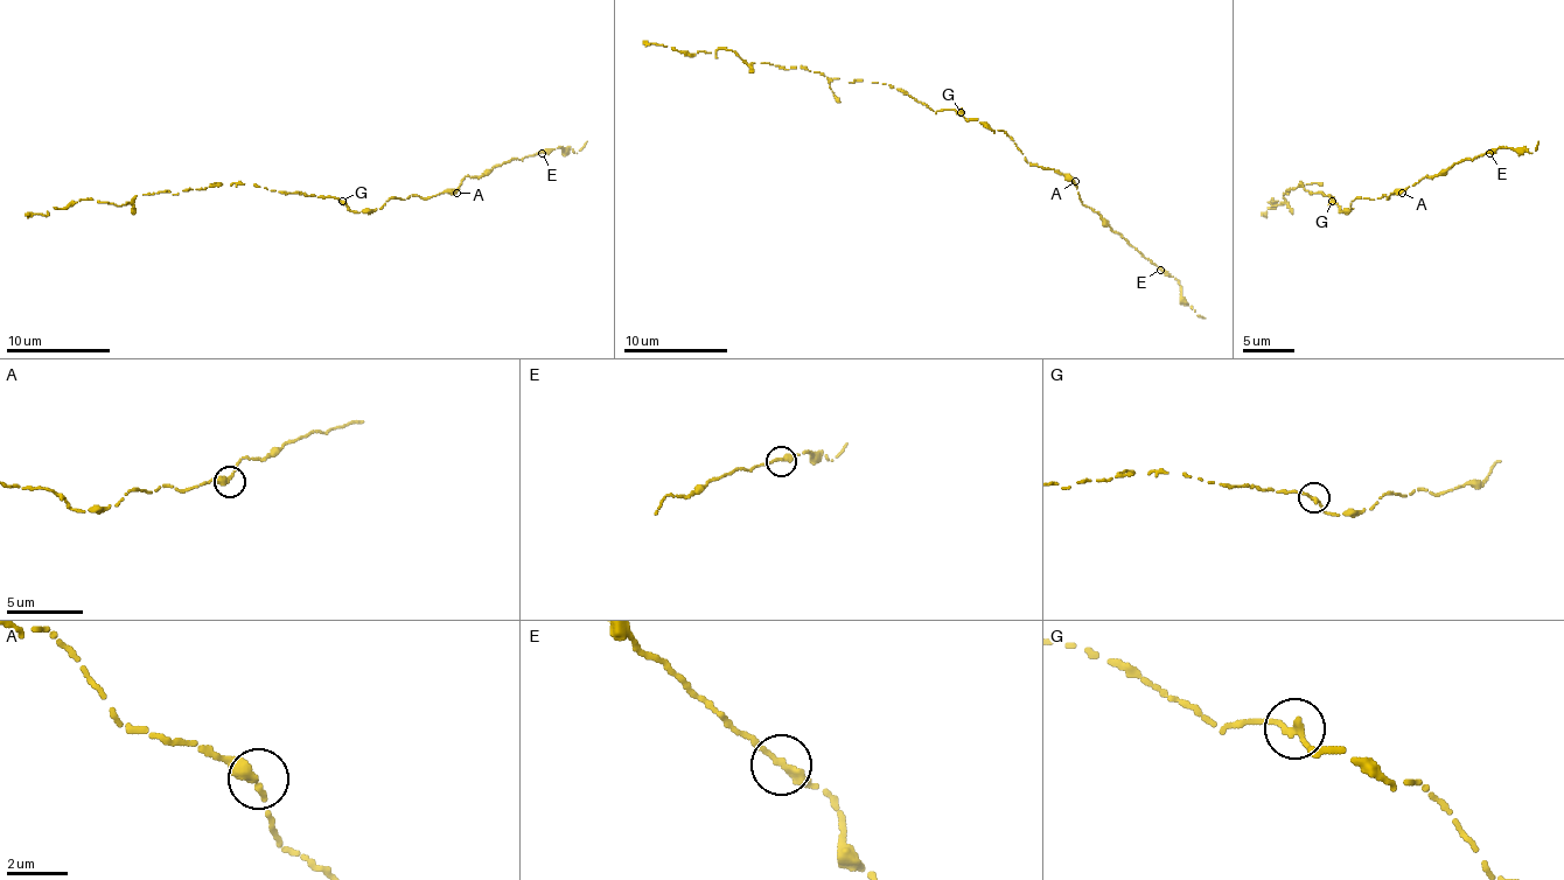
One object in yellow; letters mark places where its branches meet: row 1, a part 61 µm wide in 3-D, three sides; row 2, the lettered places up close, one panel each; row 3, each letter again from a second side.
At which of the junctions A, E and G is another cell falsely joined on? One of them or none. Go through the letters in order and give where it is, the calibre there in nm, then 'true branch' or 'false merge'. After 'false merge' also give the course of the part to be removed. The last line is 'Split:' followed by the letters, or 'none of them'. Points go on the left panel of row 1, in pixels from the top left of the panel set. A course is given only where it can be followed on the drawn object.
A: at (456, 193); 320 nm thick; true branch
E: at (542, 153); 280 nm thick; true branch
G: at (342, 201); 240 nm thick; true branch
Split: none of them

